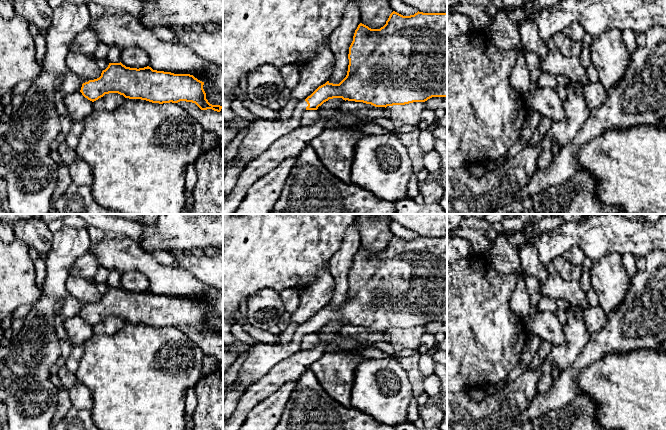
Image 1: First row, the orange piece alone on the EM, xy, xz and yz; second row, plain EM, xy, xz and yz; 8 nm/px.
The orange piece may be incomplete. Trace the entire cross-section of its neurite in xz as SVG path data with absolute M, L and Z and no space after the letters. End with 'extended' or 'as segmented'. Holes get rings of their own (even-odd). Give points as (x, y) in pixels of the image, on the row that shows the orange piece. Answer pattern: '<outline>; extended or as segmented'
M393 11L386 24L380 29L371 29L360 23L355 30L353 41L349 47L349 65L346 77L339 83L327 81L319 86L310 96L297 103L293 114L287 119L261 119L251 122L246 136L243 138L236 156L225 165L223 173L223 197L233 190L245 166L259 157L276 140L291 133L301 126L302 112L317 110L324 102L333 98L363 102L375 107L405 105L413 102L425 102L432 97L447 97L447 13L423 13L403 16Z; extended

